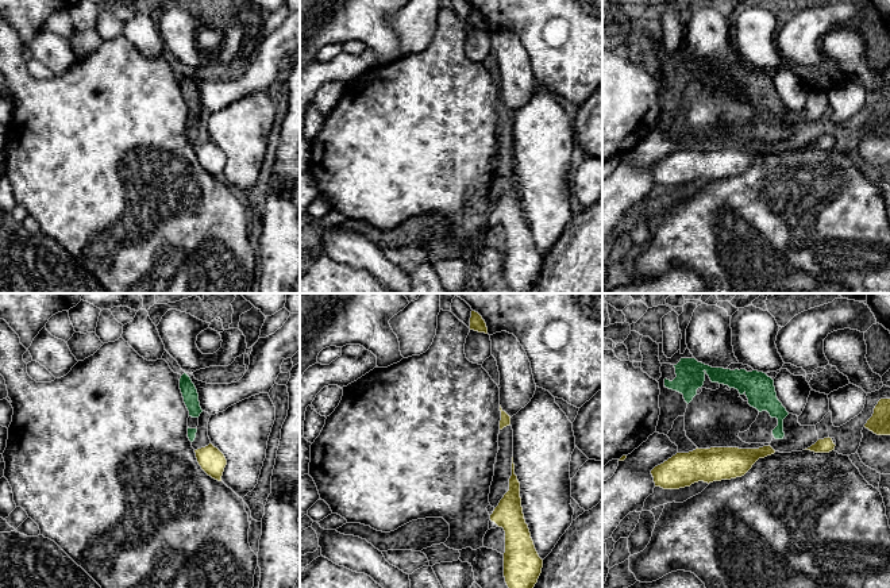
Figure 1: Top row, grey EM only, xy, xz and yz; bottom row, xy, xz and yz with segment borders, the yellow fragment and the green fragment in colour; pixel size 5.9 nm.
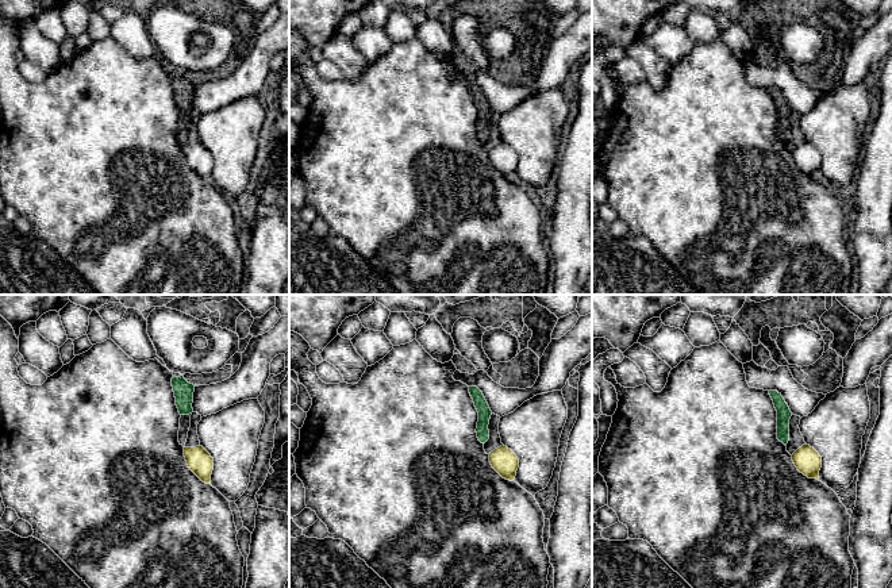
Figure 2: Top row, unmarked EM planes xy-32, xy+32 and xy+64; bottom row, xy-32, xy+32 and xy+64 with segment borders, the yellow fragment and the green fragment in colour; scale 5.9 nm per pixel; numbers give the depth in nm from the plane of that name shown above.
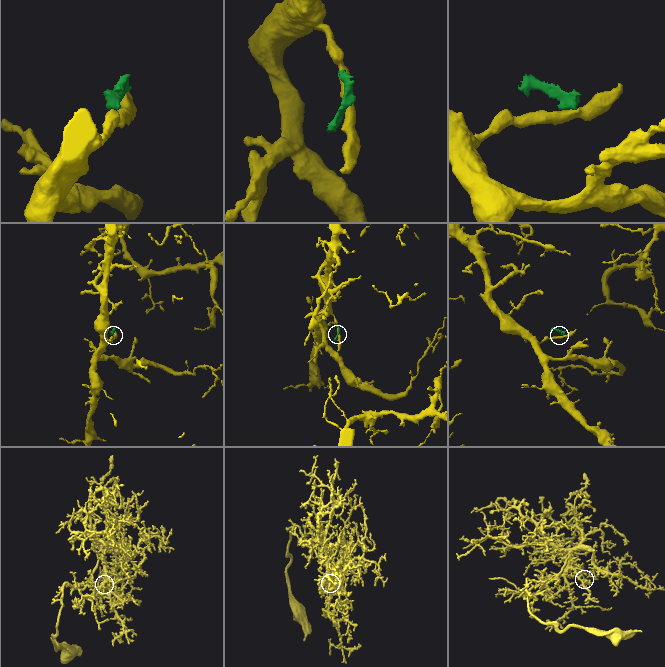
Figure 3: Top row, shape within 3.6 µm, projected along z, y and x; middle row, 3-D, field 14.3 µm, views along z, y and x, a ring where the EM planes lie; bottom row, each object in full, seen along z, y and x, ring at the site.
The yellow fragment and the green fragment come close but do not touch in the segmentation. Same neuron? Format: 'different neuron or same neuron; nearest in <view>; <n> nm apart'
different neuron; nearest in yz; 60 nm apart

